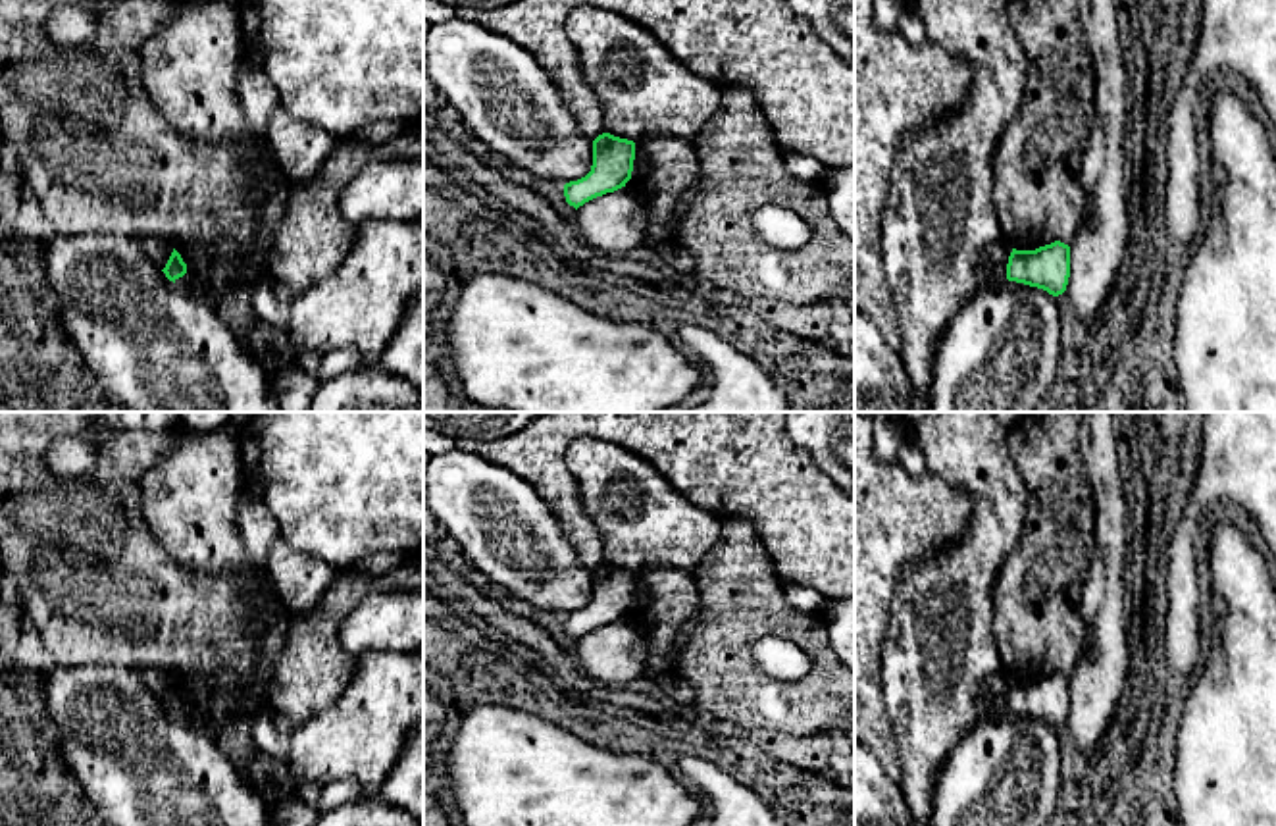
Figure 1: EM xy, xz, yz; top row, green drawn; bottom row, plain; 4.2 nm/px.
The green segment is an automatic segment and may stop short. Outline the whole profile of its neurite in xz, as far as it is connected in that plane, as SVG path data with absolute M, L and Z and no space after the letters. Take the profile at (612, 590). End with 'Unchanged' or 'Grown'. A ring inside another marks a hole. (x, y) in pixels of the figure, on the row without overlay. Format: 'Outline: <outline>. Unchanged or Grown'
Outline: M602 564L593 572L591 603L564 616L564 628L575 641L585 633L614 624L631 610L635 574Z. Unchanged

